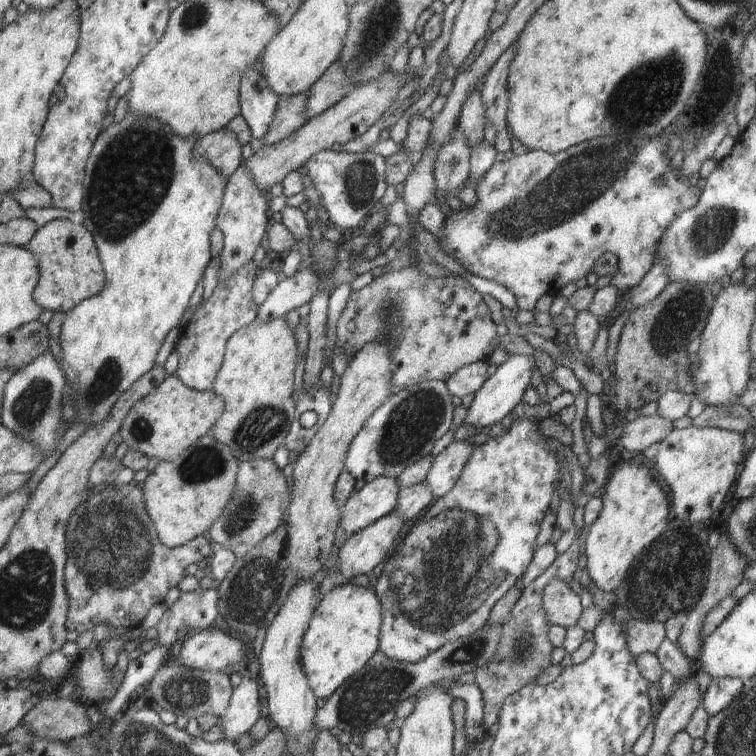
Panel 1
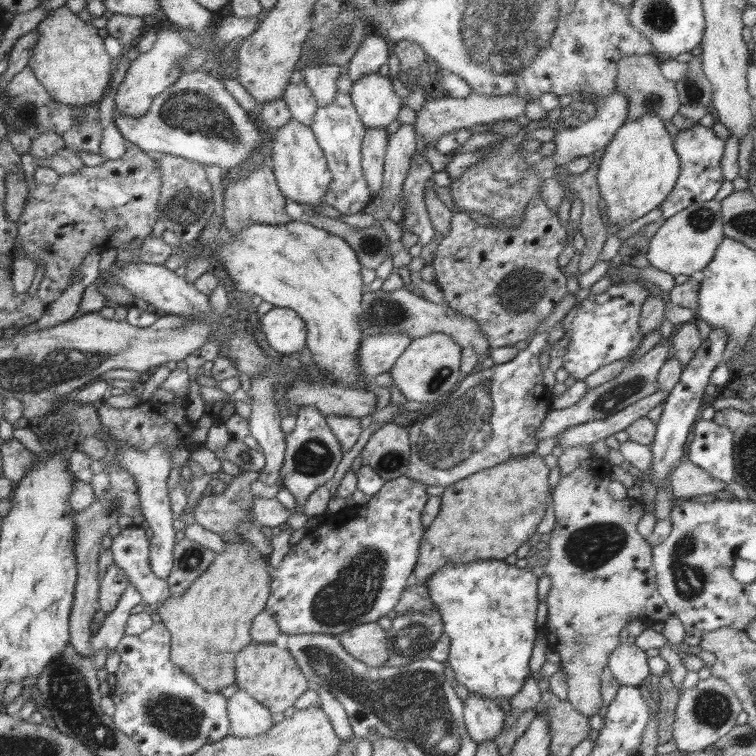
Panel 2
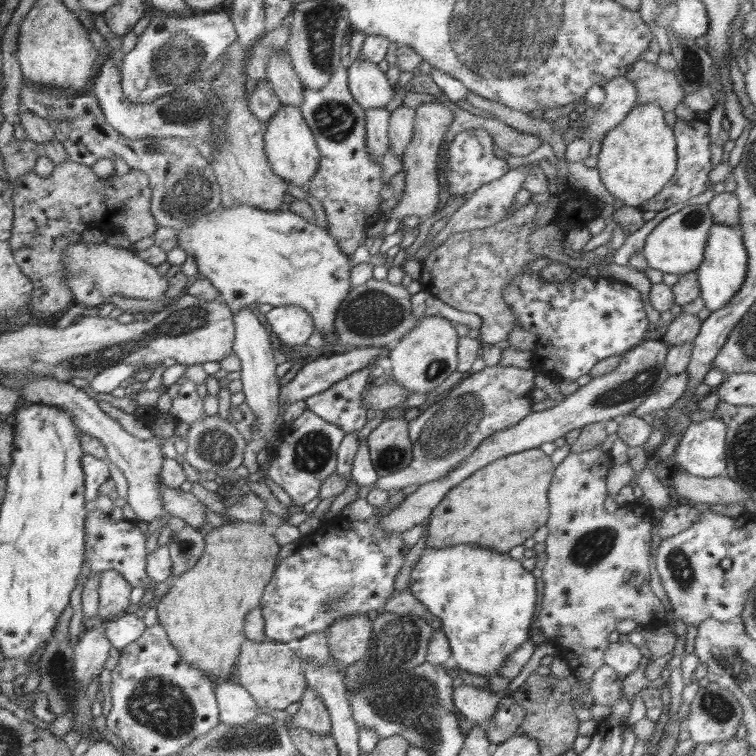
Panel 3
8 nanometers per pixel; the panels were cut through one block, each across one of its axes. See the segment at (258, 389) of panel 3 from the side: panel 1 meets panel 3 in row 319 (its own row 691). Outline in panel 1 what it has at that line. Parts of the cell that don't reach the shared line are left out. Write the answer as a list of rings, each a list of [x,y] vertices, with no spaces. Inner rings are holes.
[[[257,676],[242,677],[240,684],[233,689],[226,714],[218,722],[227,740],[234,741],[250,732],[250,728],[263,715],[263,702],[258,692]]]

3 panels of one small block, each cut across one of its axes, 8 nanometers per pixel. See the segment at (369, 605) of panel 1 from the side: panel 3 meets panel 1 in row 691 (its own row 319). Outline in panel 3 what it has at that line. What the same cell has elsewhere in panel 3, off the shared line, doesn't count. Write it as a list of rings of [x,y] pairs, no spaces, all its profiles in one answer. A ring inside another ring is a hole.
[[[244,204],[232,208],[224,207],[224,211],[219,214],[213,211],[196,218],[190,226],[180,230],[176,239],[177,246],[194,257],[198,272],[212,282],[233,315],[256,302],[272,304],[274,307],[300,306],[310,314],[314,328],[322,334],[325,344],[338,343],[335,342],[334,320],[340,304],[352,290],[350,277],[353,264],[351,257],[340,249],[338,241],[325,228],[316,226],[290,210],[258,210],[254,206]]]

